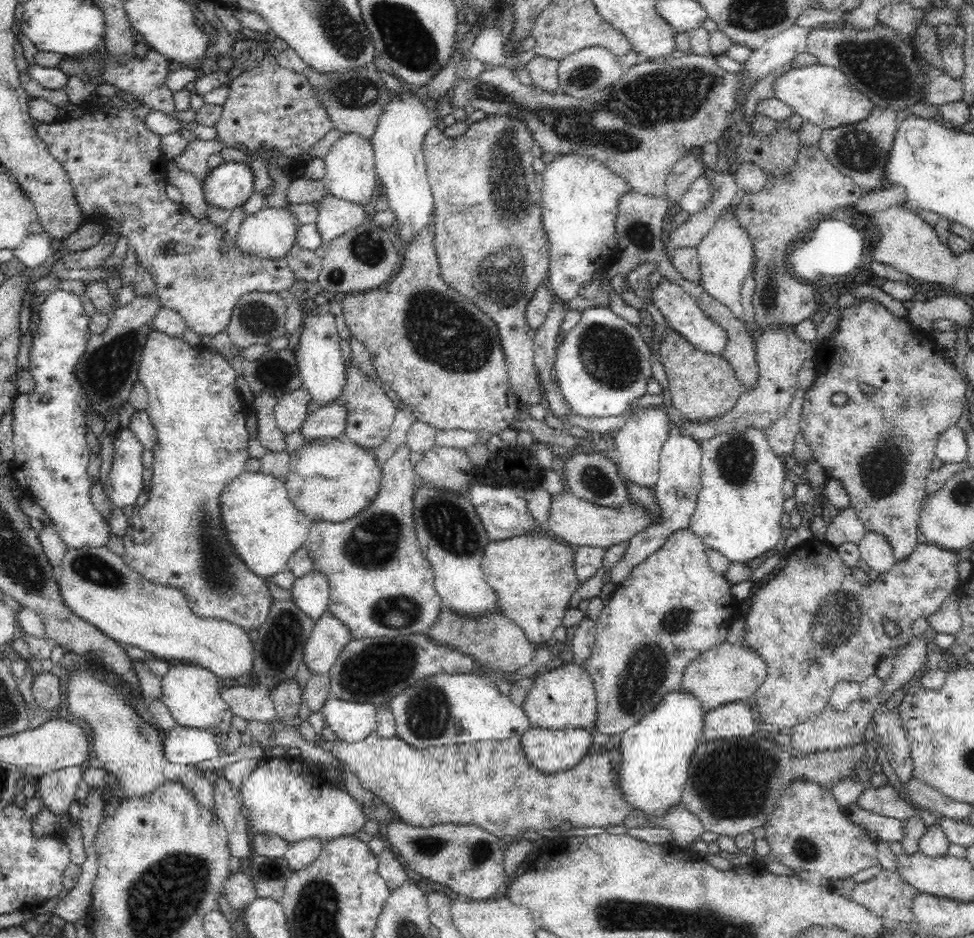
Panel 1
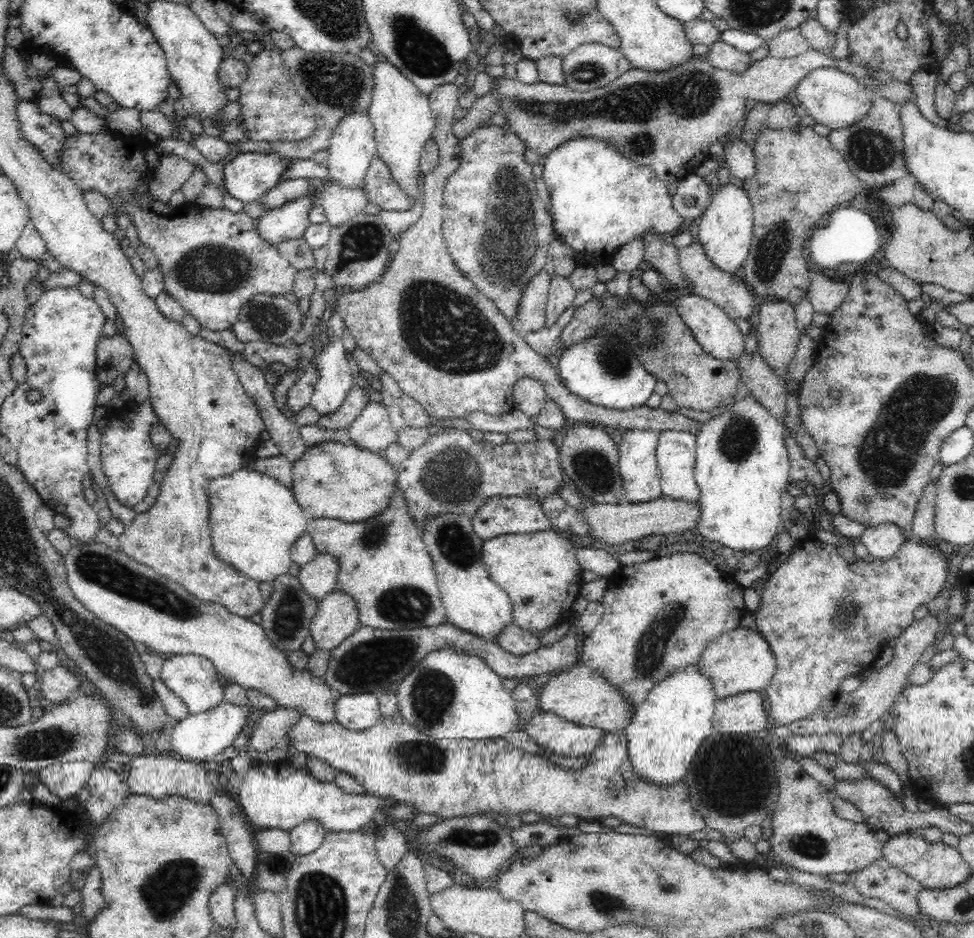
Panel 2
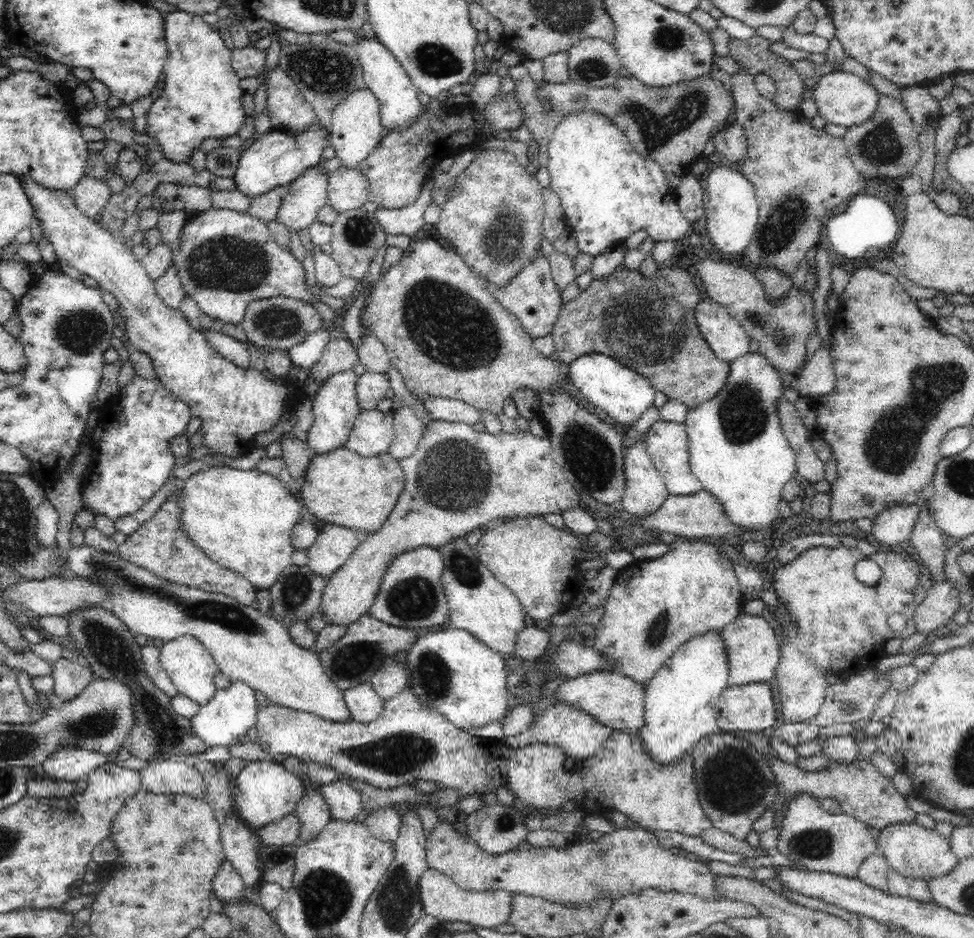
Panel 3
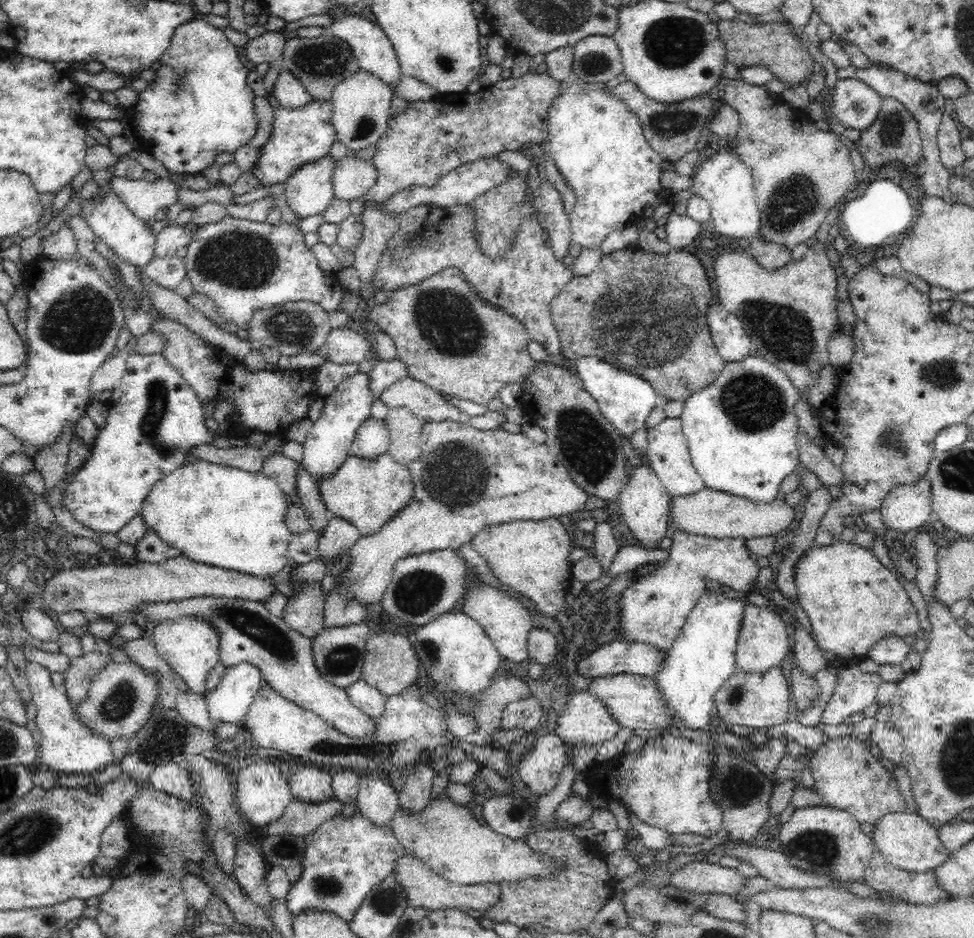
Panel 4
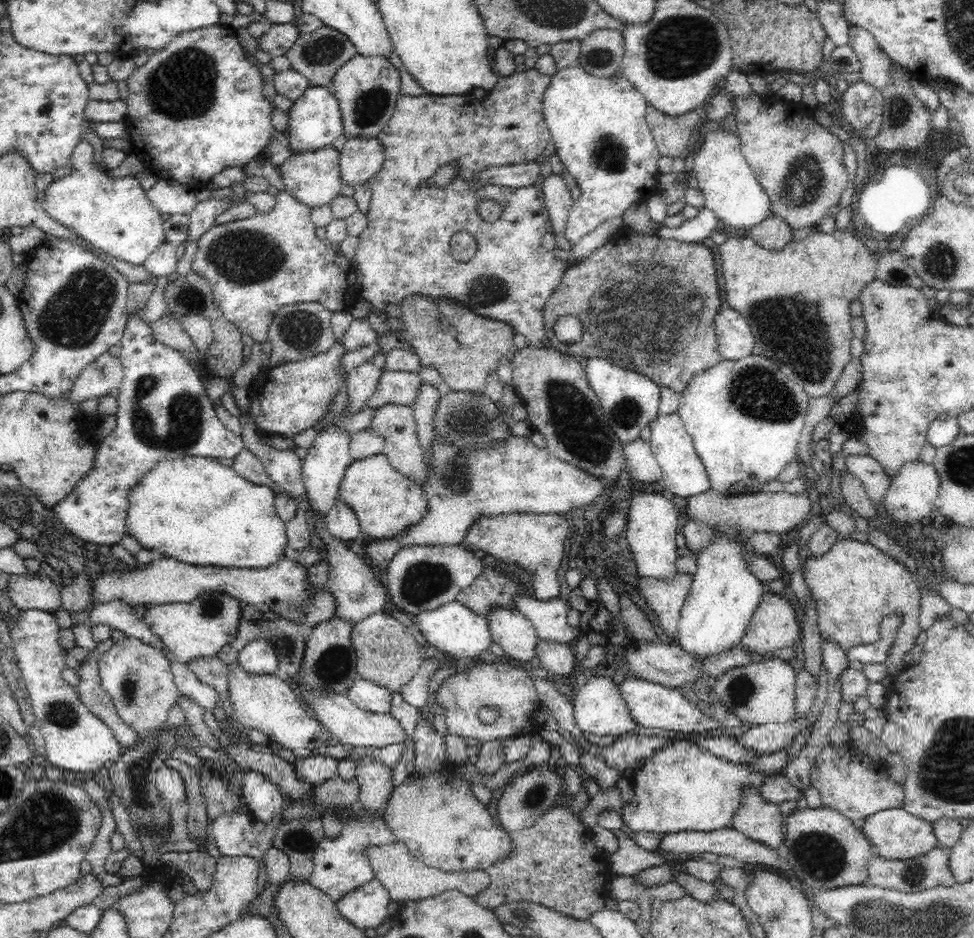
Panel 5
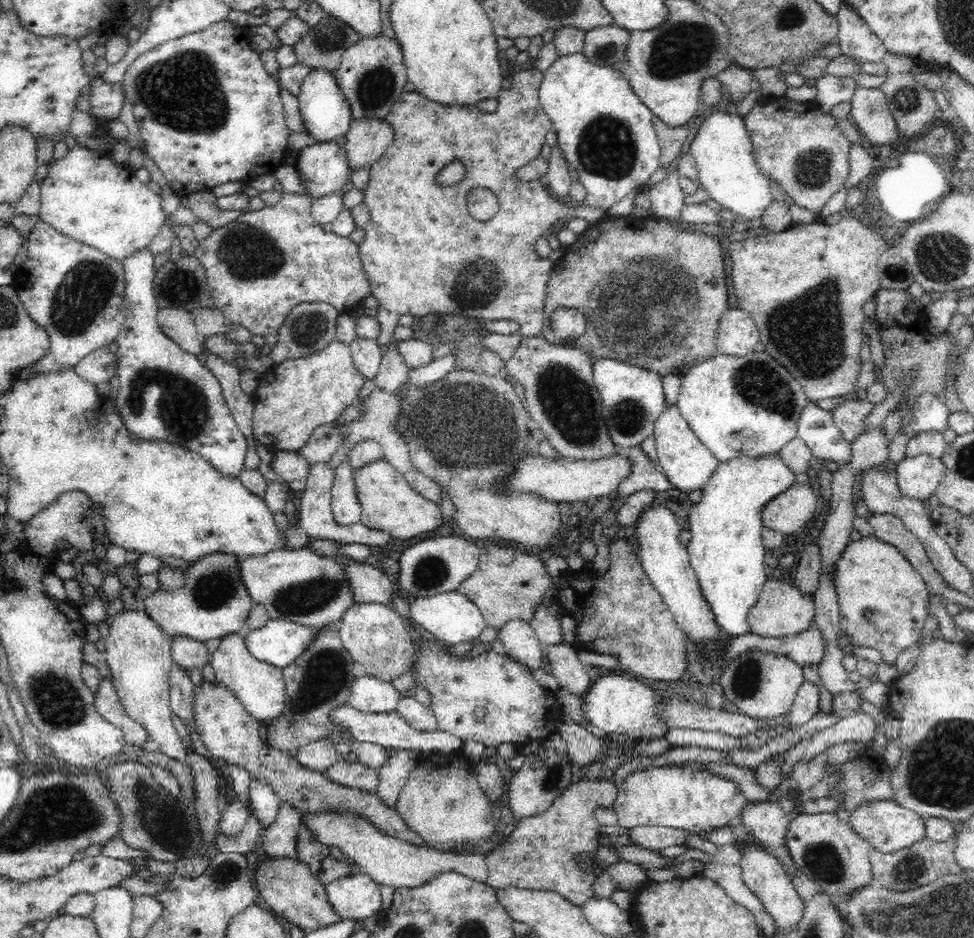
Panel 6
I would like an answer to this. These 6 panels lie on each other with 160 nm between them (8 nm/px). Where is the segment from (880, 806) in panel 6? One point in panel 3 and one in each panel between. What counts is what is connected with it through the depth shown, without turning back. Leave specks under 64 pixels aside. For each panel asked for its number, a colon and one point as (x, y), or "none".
3: (914, 851)
4: (909, 842)
5: (895, 834)

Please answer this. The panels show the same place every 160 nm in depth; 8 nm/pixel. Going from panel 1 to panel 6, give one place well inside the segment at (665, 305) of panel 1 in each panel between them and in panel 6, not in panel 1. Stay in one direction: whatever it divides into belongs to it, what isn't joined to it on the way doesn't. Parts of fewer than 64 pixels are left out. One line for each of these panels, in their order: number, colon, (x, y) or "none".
2: (715, 331)
3: (727, 338)
4: (731, 340)
5: (736, 341)
6: (737, 334)

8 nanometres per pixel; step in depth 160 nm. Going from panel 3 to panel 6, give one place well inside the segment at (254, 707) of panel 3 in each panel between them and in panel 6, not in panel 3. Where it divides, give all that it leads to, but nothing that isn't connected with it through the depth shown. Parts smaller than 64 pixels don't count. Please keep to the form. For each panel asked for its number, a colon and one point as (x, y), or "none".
4: (230, 701)
5: (258, 658)
6: (278, 643)

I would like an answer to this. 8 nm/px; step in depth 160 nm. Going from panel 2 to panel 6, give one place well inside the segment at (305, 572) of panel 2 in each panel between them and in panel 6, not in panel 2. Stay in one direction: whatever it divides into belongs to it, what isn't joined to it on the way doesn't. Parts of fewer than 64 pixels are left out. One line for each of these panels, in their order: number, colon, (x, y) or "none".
3: (333, 546)
4: (339, 536)
5: (342, 523)
6: (345, 507)

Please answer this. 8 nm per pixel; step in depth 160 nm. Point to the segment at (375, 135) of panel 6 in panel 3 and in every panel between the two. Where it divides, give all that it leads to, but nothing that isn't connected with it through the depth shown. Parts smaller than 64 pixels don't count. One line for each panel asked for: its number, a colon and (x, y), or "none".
3: (346, 189)
4: (352, 178)
5: (360, 159)

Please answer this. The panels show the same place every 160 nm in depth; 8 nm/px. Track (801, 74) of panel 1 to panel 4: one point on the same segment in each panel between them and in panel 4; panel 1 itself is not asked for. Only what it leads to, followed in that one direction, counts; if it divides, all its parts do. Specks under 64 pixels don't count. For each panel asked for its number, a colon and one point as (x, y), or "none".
2: (834, 98)
3: (842, 98)
4: (855, 104)

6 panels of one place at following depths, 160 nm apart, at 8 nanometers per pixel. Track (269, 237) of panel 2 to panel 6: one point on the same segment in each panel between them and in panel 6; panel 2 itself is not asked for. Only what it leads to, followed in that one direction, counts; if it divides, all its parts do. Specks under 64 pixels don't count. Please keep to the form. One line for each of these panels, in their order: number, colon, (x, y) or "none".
3: (299, 209)
4: (308, 191)
5: (313, 178)
6: (323, 167)

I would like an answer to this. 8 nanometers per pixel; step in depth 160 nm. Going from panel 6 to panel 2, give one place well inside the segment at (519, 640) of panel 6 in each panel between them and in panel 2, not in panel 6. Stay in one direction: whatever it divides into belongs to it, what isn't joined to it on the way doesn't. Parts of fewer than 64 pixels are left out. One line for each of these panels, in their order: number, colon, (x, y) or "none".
2: (474, 603)
3: (478, 603)
4: (505, 621)
5: (509, 628)

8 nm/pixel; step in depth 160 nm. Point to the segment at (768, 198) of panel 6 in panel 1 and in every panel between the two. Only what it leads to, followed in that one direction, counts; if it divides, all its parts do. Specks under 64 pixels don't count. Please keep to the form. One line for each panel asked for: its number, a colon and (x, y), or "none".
1: (726, 256)
2: (725, 230)
3: (731, 213)
4: (723, 180)
5: (730, 190)

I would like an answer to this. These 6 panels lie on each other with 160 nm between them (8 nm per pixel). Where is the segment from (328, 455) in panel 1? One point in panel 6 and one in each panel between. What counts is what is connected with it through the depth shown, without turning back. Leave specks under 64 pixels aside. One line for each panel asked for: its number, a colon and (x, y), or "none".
2: (331, 480)
3: (340, 487)
4: (366, 492)
5: (386, 502)
6: (389, 504)

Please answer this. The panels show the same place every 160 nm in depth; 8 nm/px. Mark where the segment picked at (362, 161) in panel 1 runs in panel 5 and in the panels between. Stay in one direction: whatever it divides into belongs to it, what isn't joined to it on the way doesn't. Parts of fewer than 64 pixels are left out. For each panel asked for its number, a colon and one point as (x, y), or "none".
2: (351, 148)
3: (355, 130)
4: (361, 104)
5: (367, 88)

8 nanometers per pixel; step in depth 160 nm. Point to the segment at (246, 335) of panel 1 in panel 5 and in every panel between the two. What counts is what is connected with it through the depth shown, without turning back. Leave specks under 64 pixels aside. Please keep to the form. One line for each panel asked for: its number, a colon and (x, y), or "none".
2: (267, 318)
3: (279, 322)
4: (299, 326)
5: (297, 331)

